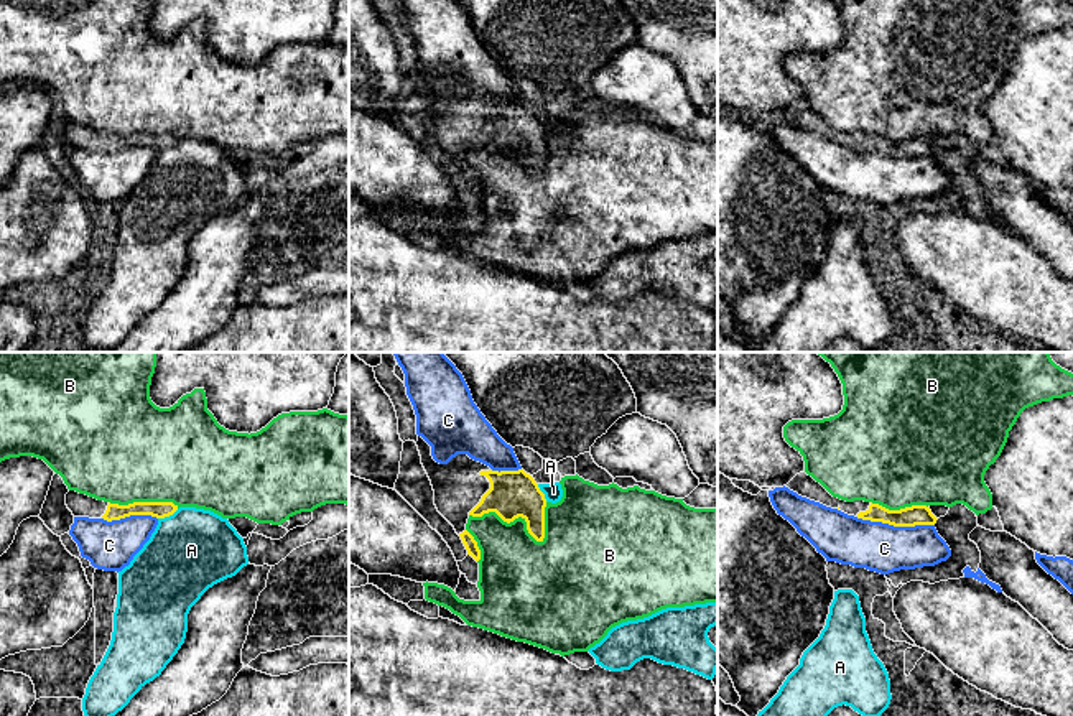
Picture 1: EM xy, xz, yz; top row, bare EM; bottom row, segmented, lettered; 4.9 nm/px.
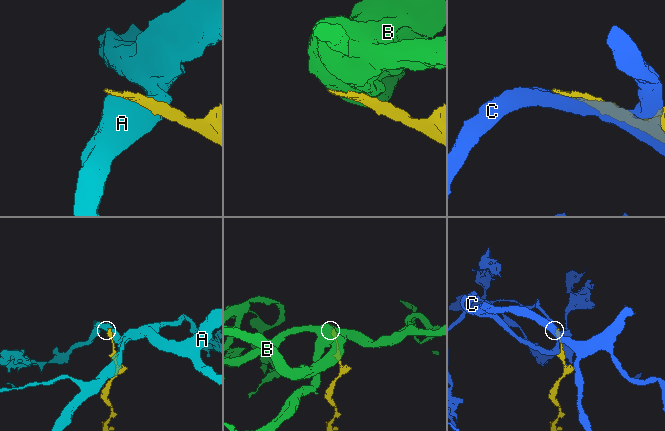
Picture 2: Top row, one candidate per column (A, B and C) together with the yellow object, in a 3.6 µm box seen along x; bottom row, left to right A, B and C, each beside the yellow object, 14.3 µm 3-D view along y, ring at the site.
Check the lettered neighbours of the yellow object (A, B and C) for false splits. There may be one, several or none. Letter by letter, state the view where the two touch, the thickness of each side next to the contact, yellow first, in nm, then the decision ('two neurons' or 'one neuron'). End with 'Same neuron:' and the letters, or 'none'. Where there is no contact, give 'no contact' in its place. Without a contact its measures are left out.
A: xy | 80/400 nm | two neurons
B: xz | 240/360 nm | two neurons
C: yz | 100/240 nm | two neurons
Same neuron: none

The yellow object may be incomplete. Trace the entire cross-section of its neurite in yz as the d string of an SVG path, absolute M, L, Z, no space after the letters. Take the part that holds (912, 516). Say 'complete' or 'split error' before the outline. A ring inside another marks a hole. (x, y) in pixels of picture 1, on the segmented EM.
split error; M806 472L797 474L787 487L801 497L820 502L831 509L839 509L848 515L854 515L862 520L882 522L894 527L915 527L915 525L935 525L936 517L927 505L912 505L900 510L889 510L879 504L854 500L846 502L833 497L820 482L816 482Z

